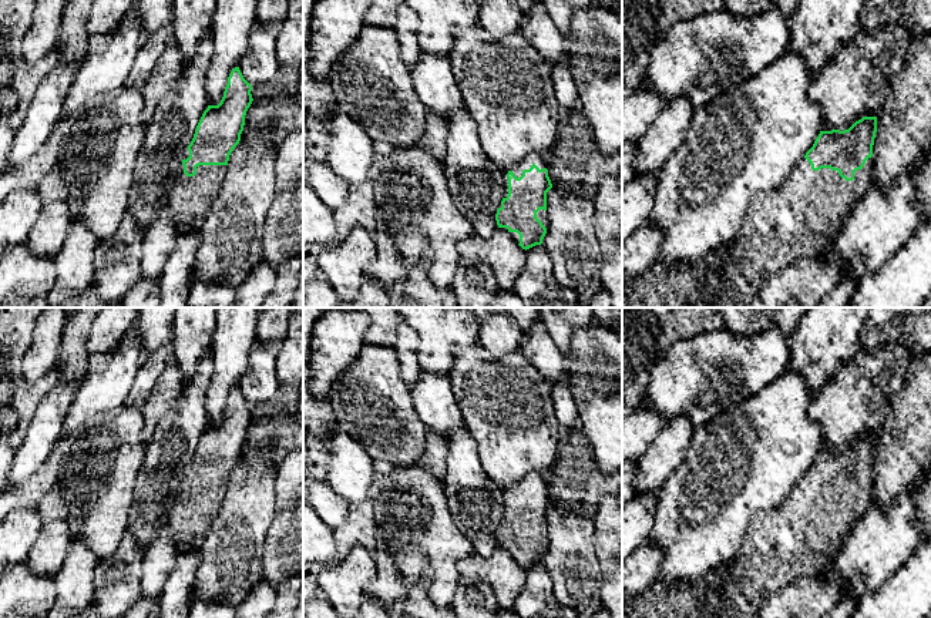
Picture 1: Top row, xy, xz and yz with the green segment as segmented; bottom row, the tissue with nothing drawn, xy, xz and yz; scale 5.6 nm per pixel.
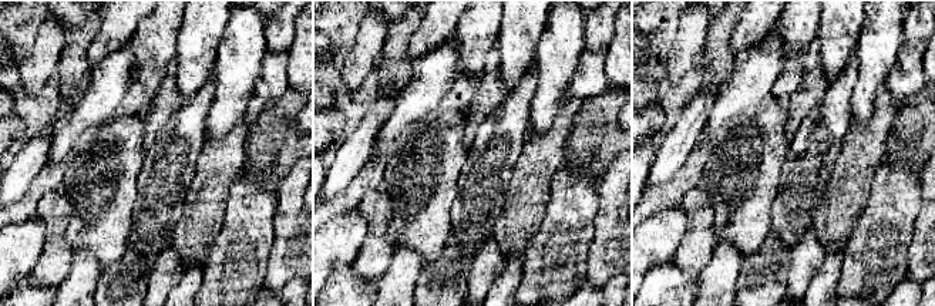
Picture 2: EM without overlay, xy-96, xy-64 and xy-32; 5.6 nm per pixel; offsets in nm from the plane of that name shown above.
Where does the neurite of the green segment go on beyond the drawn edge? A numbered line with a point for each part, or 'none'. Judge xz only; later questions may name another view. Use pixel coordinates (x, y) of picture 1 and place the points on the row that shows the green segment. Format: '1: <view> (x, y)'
1: xz (531, 158)

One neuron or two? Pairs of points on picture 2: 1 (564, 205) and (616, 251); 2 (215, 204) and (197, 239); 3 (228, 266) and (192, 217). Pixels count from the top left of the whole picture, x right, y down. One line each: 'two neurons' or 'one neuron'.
1: two neurons
2: one neuron
3: two neurons

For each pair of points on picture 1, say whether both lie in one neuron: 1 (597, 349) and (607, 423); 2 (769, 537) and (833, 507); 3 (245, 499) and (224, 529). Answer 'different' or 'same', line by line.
1: same
2: same
3: same

